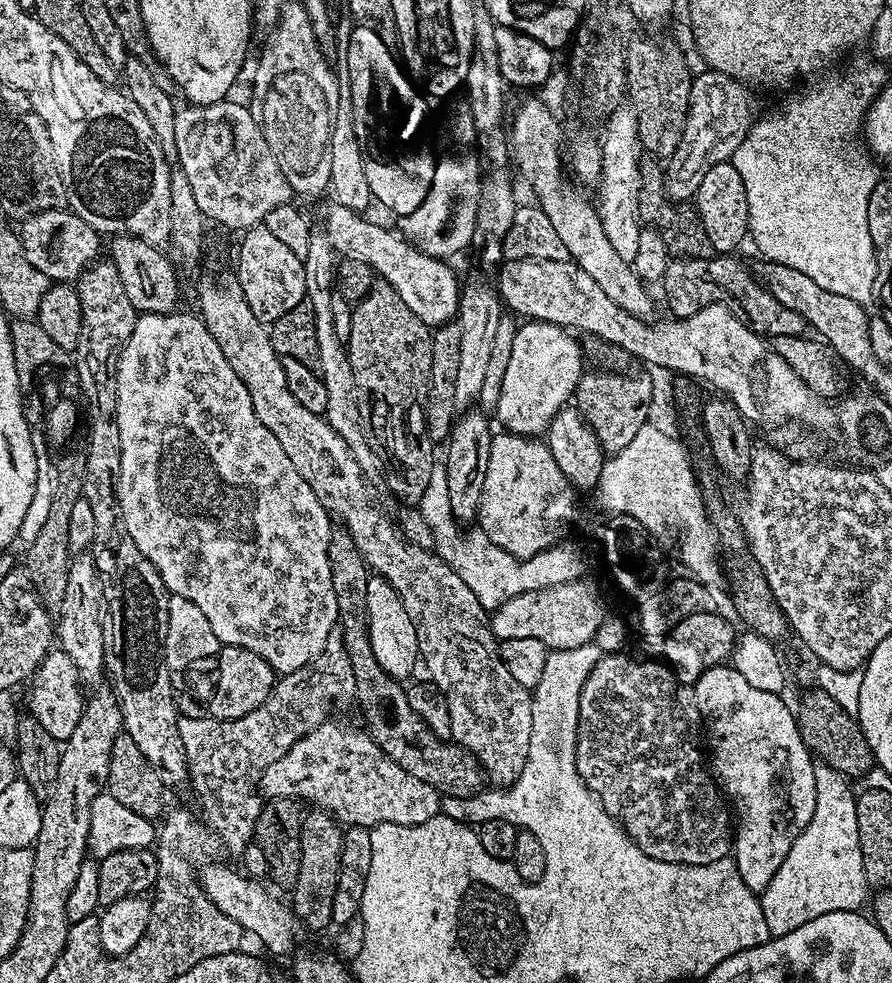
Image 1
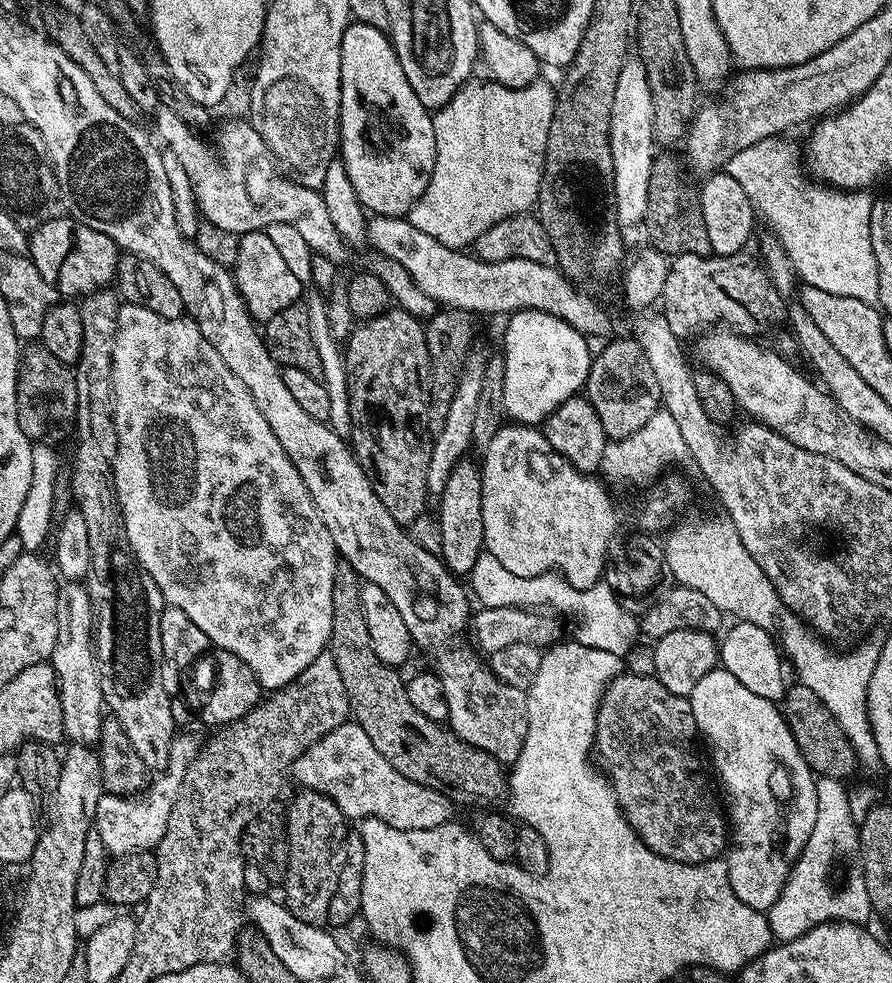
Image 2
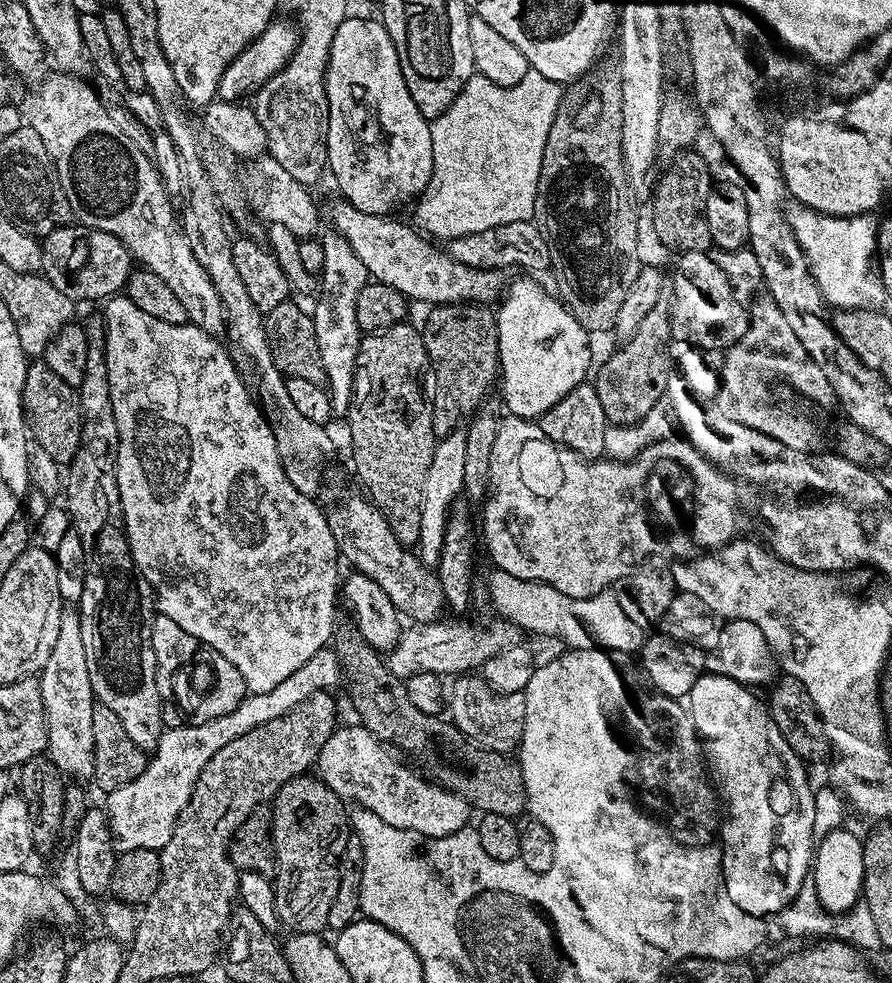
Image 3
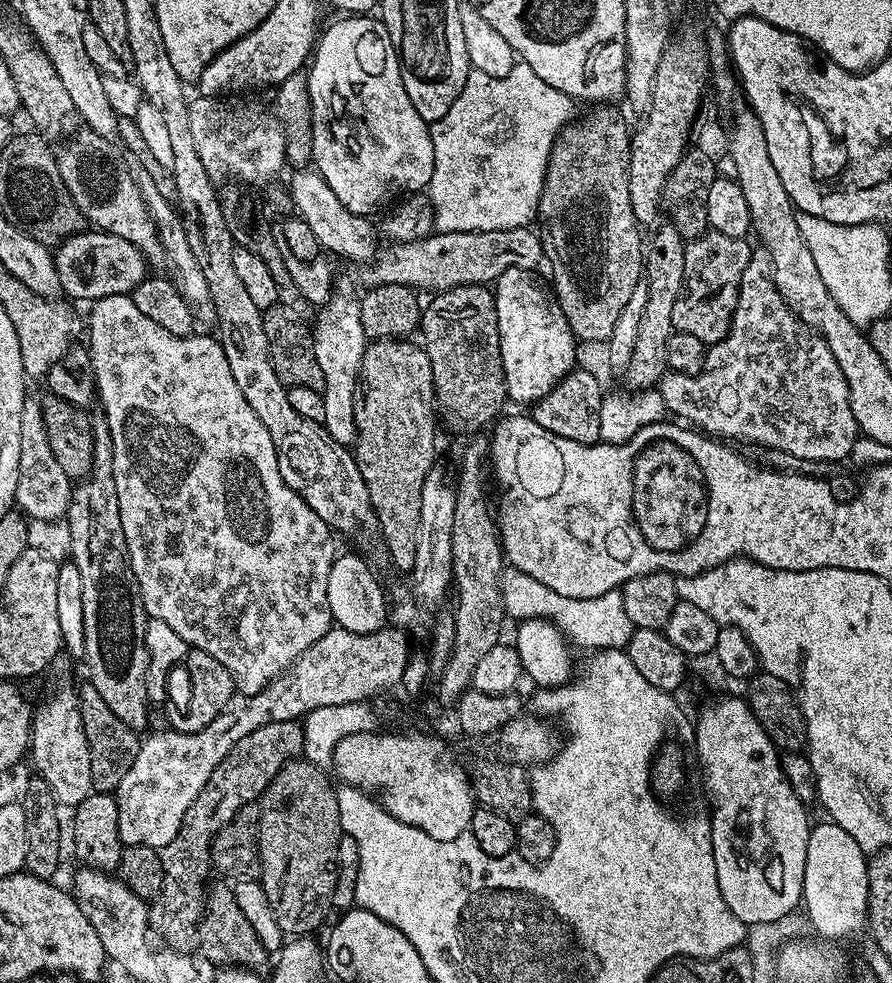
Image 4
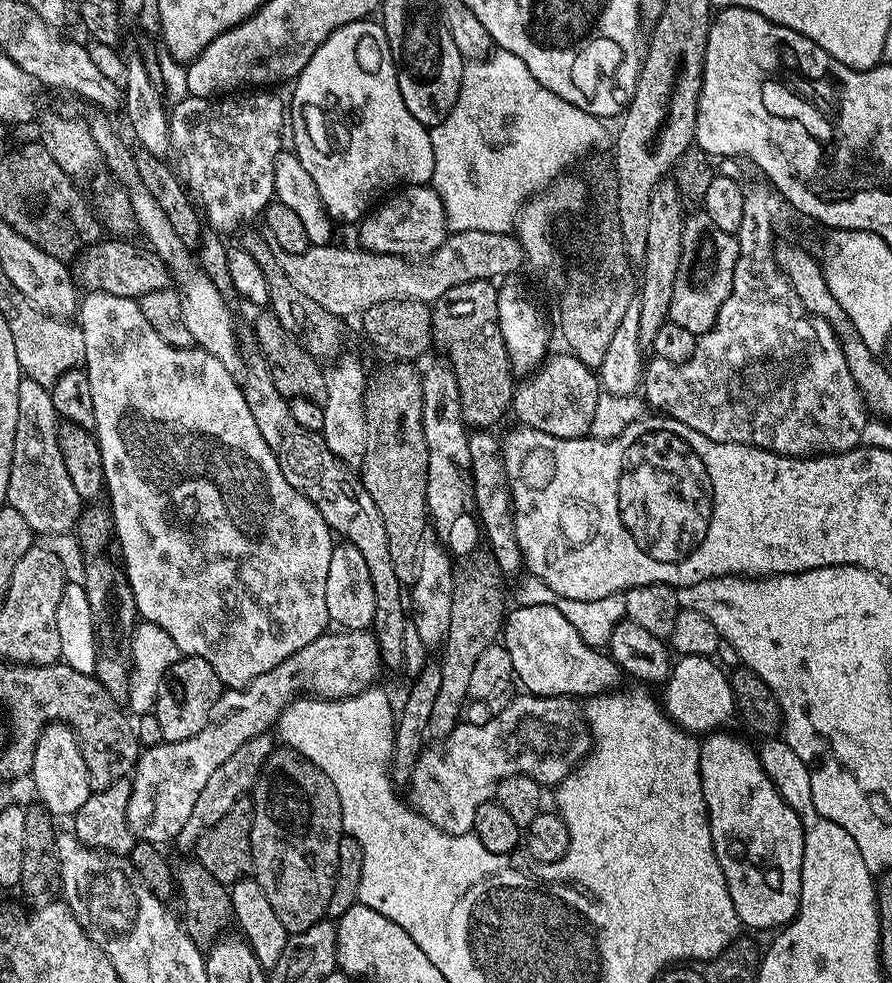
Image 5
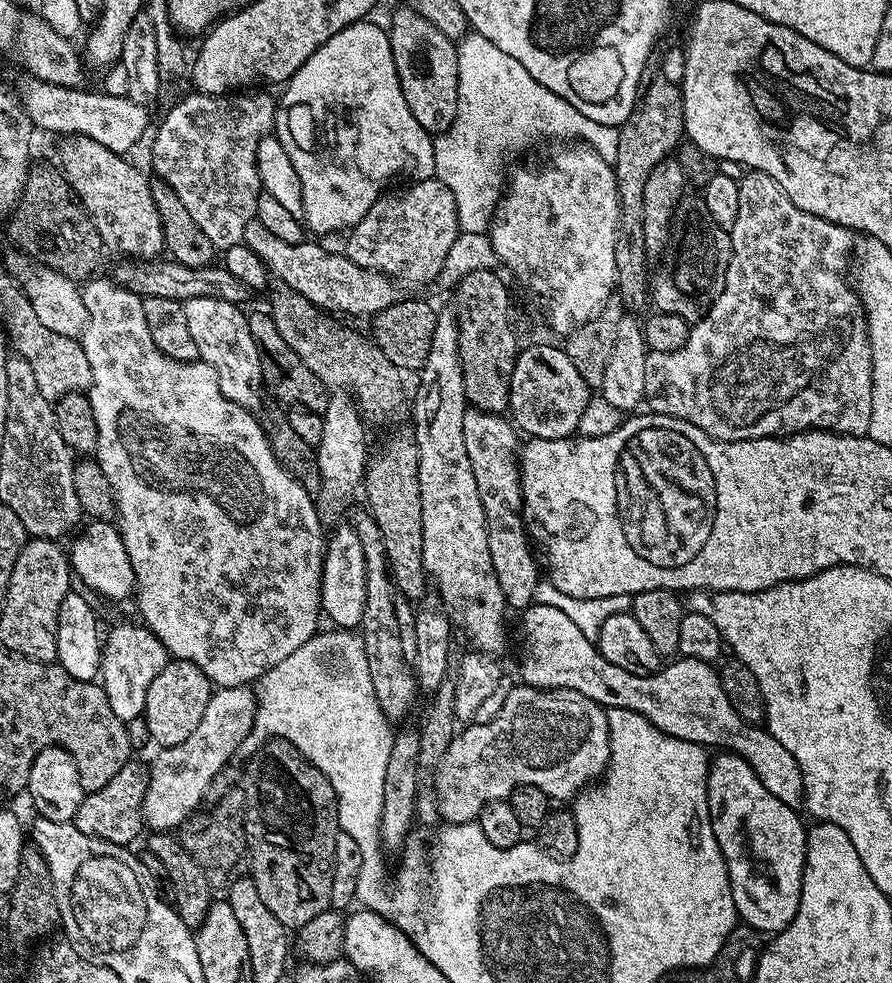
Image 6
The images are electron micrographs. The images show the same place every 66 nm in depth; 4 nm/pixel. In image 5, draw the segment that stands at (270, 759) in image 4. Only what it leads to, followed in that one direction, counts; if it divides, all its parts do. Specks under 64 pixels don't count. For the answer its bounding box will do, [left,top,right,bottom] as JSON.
[178,734,274,849]

